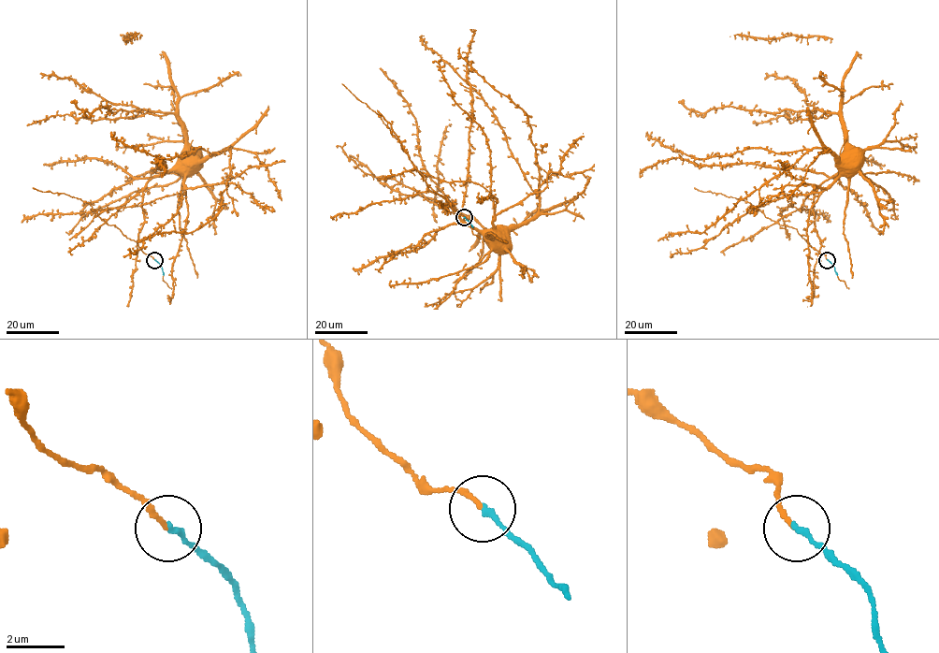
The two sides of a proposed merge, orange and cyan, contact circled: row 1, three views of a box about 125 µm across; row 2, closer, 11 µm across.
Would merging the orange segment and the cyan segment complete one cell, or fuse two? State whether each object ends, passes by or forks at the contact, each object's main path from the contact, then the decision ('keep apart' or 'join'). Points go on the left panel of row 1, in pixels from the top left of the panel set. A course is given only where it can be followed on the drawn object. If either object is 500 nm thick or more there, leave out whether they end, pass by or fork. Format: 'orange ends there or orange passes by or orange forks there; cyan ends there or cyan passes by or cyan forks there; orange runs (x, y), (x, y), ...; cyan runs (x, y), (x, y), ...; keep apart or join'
orange ends there; cyan ends there; orange runs (154, 259), (145, 254), (136, 240), (106, 222), (151, 178), (166, 174), (178, 163), (185, 161); cyan runs (154, 259), (161, 266), (164, 275); join

